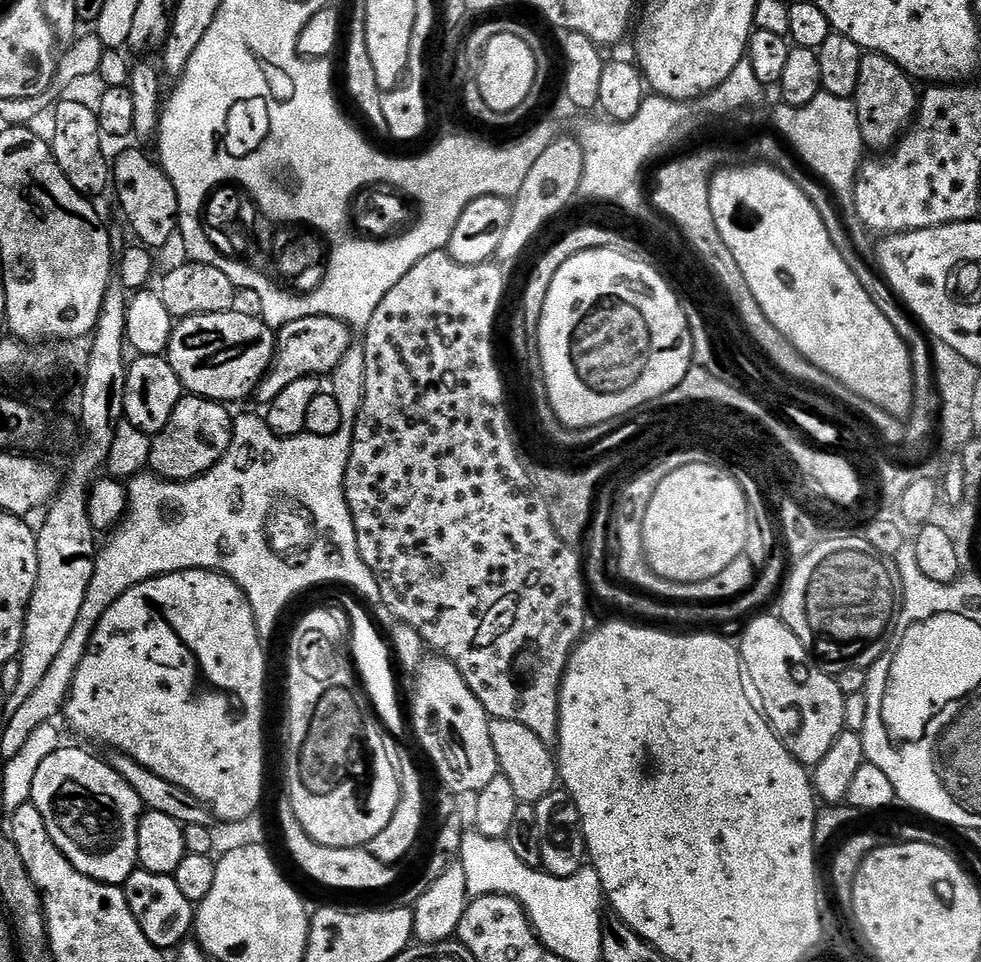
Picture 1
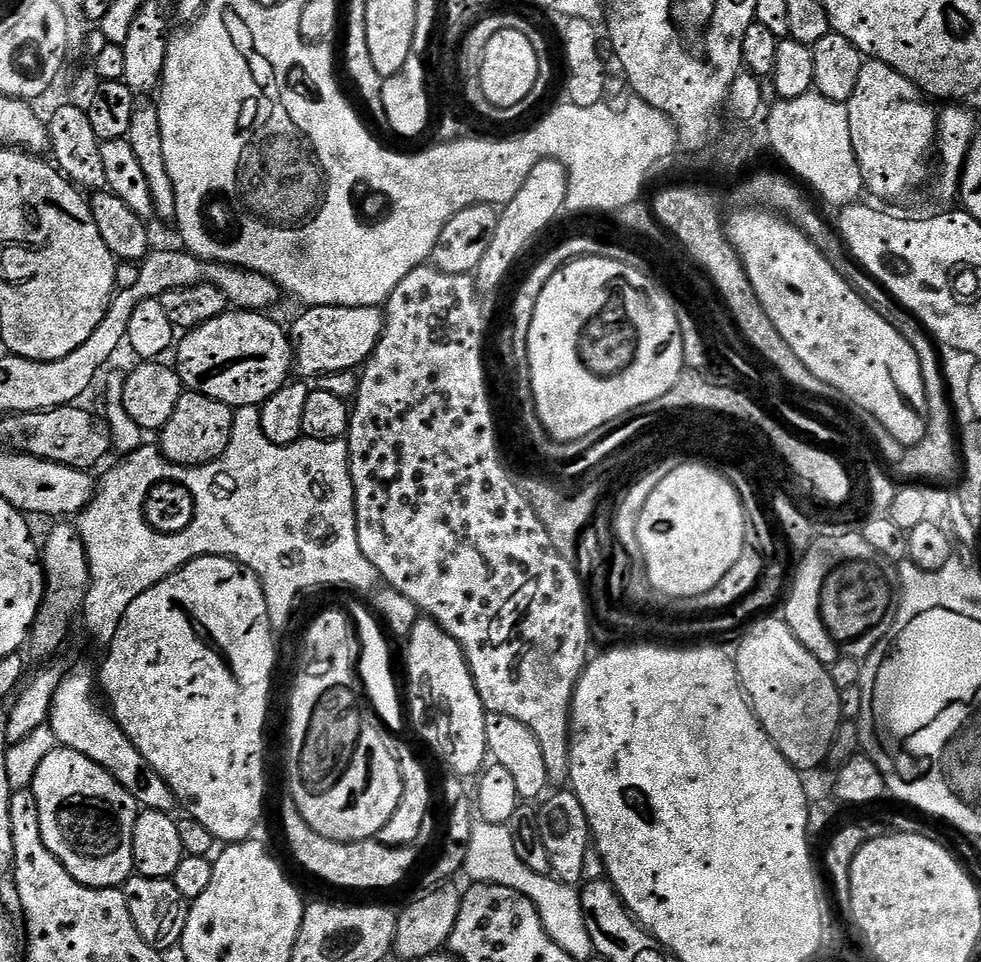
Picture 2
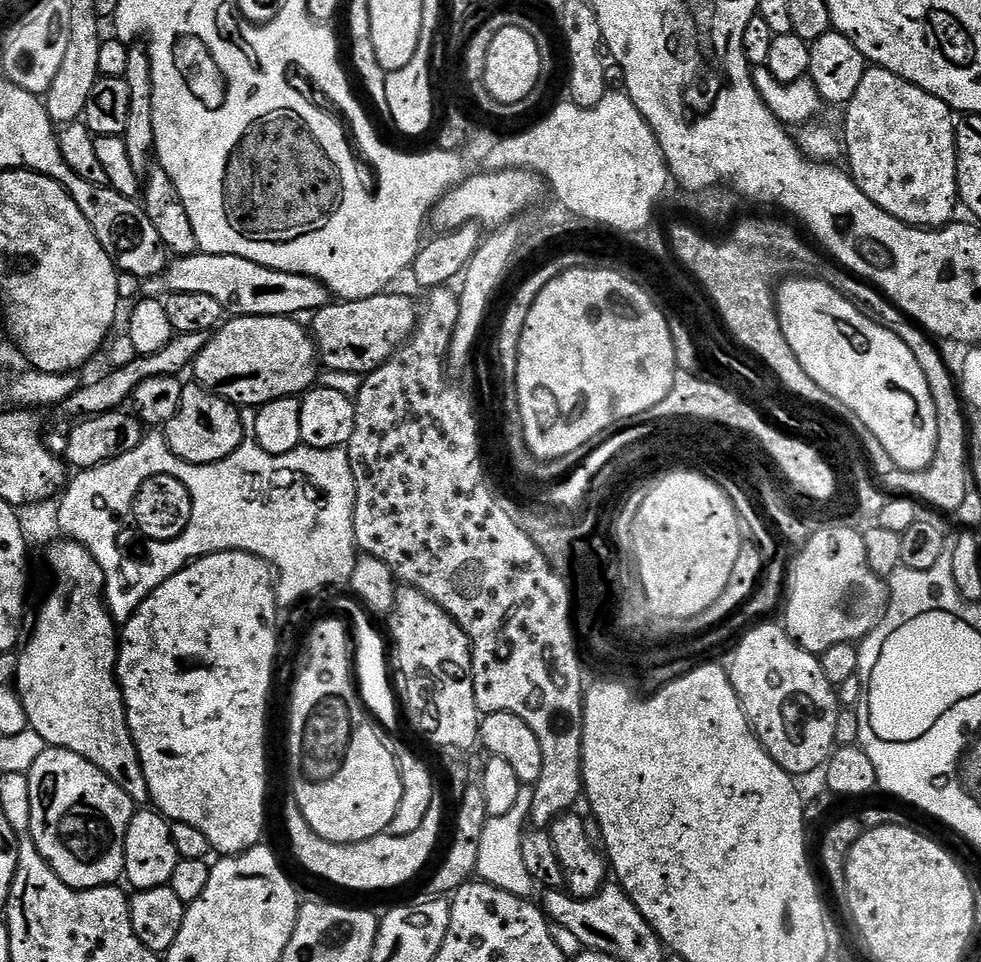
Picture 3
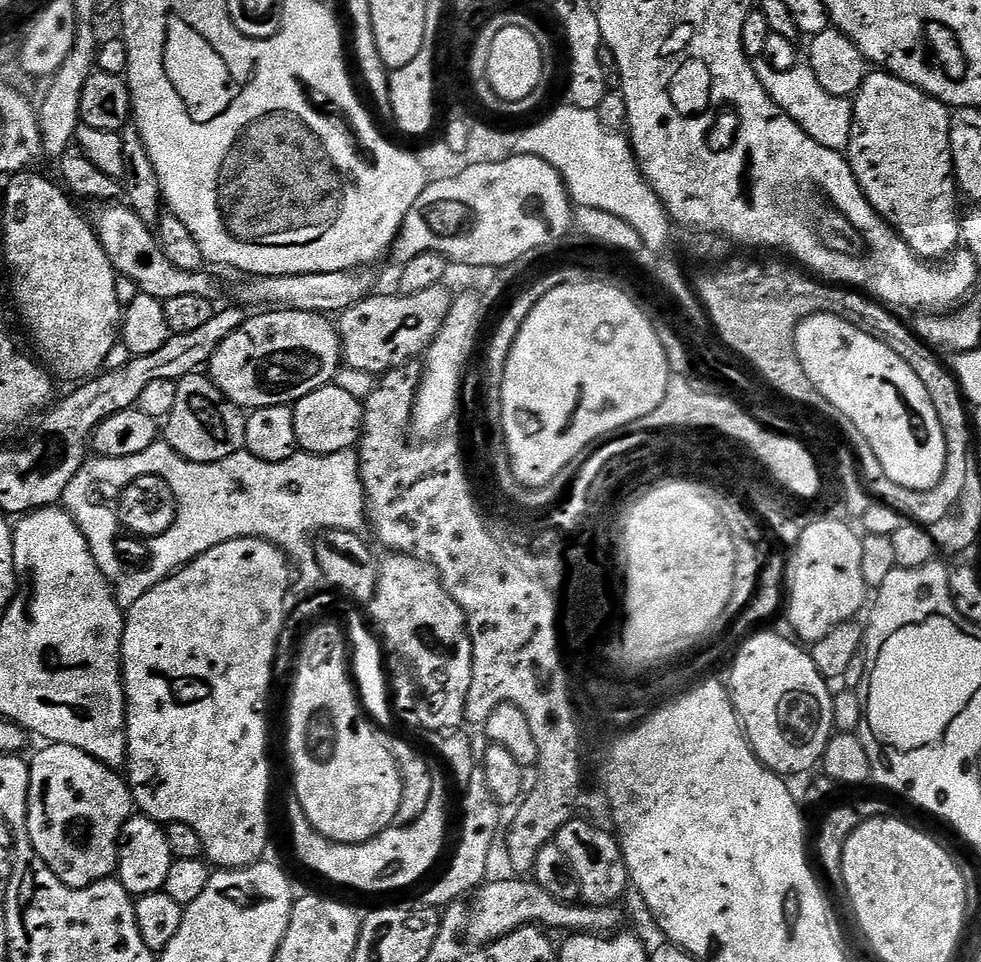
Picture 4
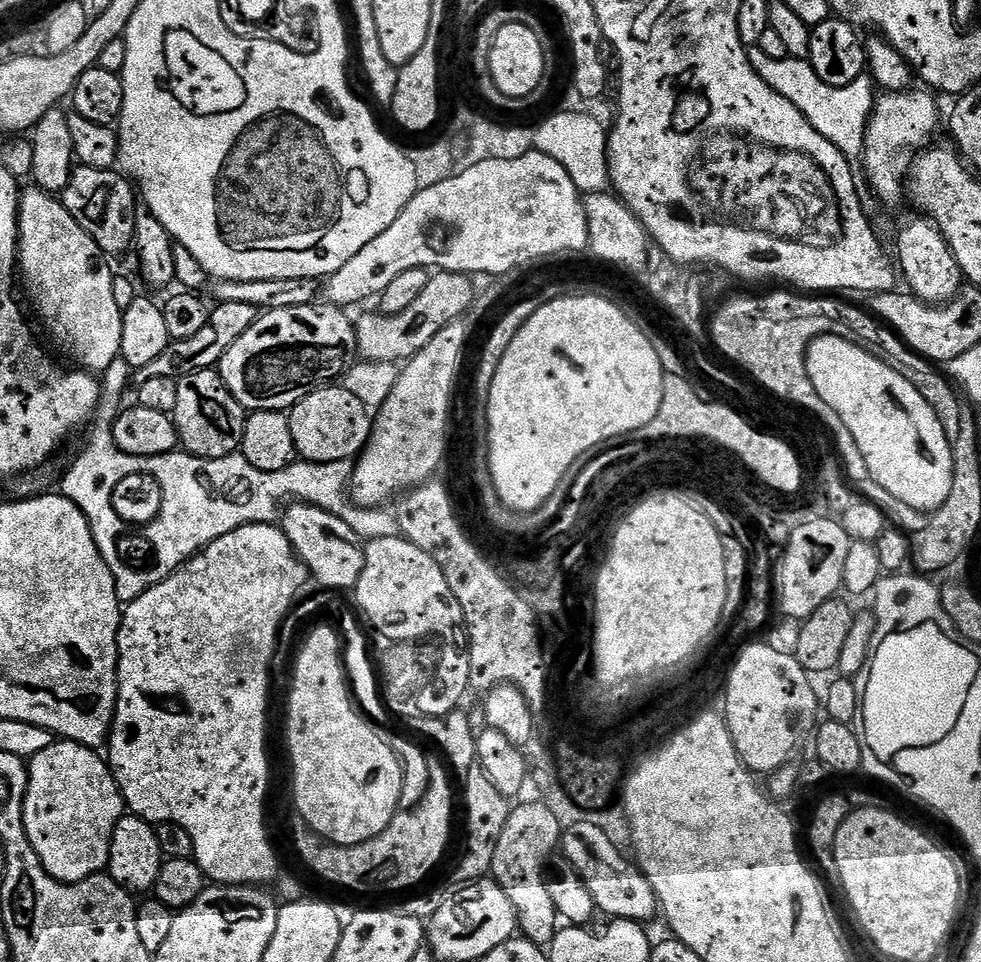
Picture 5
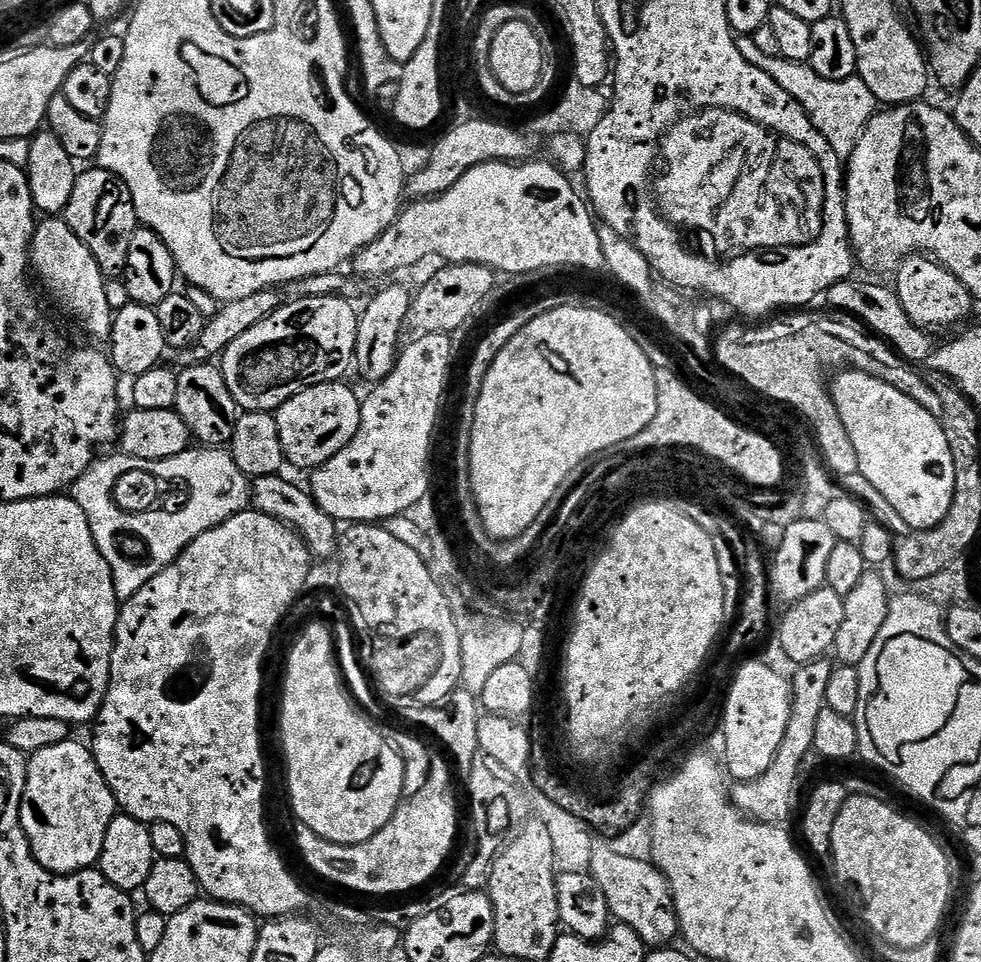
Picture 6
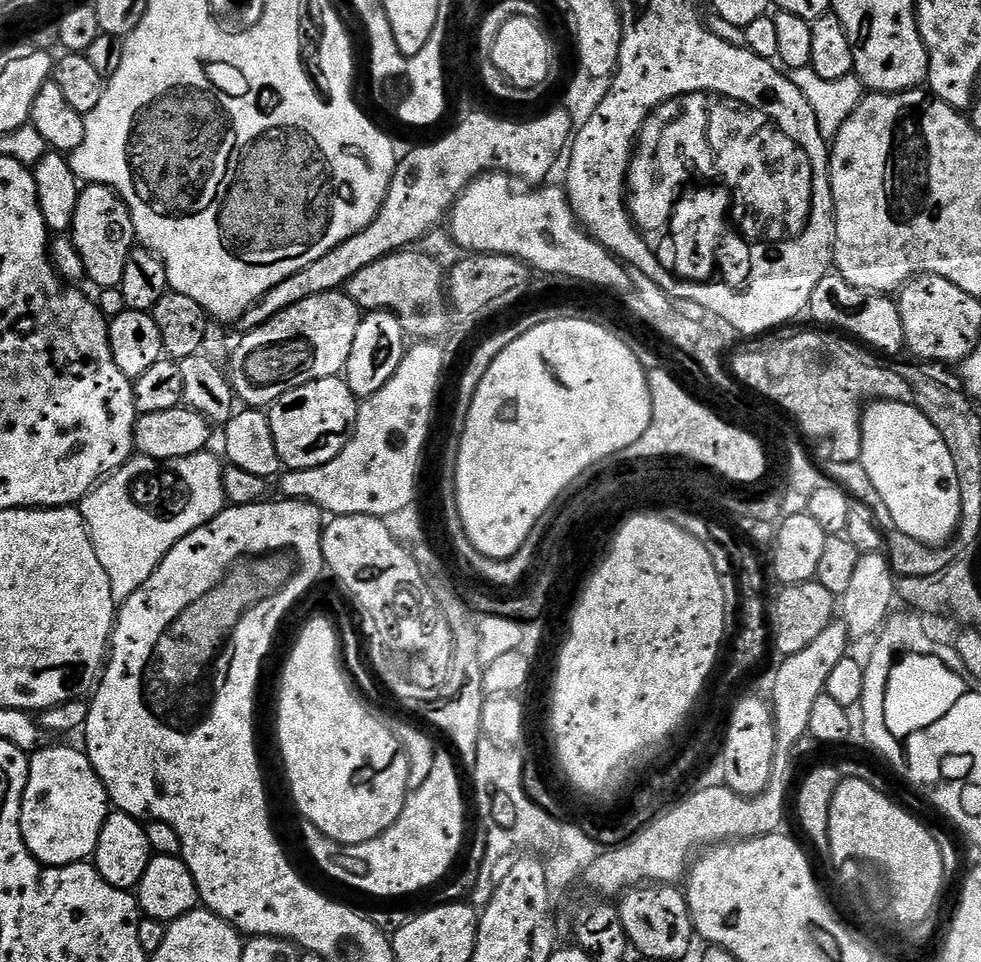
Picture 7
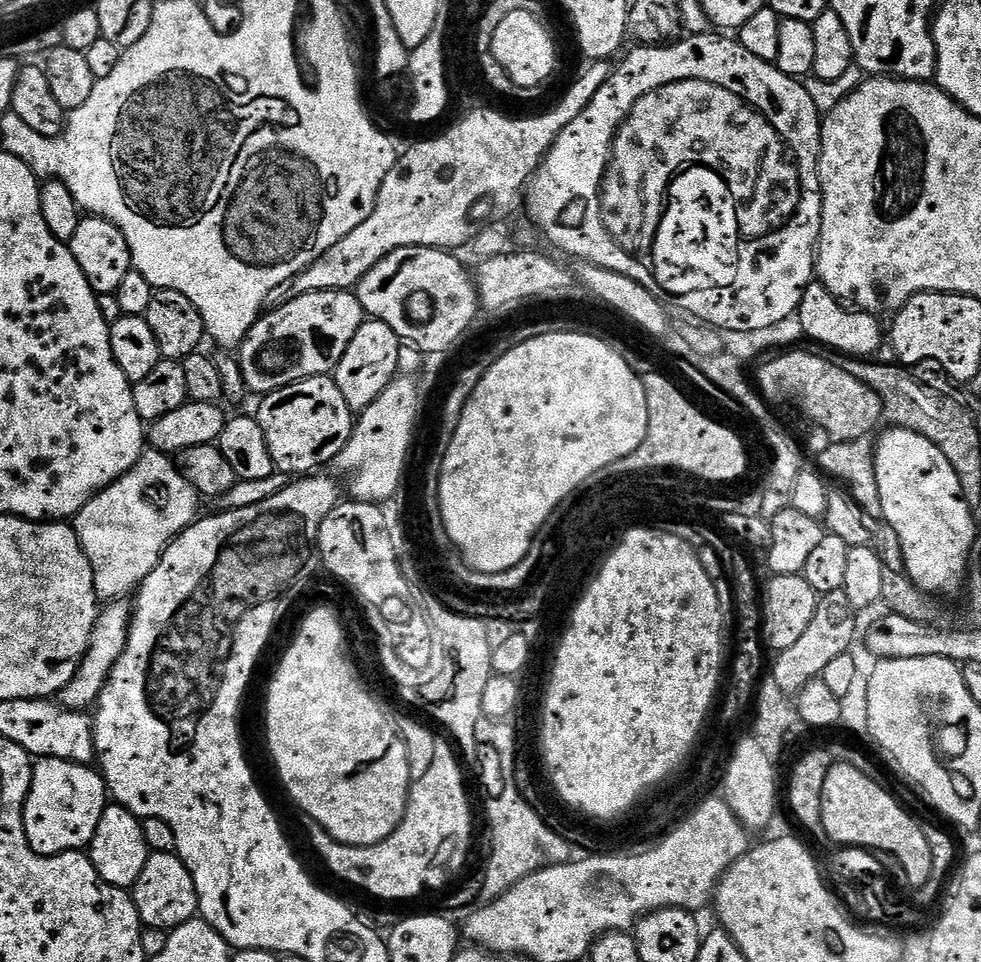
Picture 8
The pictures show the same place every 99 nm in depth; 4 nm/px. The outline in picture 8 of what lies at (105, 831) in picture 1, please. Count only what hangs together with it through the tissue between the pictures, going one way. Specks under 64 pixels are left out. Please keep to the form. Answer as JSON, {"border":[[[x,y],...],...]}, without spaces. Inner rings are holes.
{"border":[[[53,756],[37,759],[32,770],[32,785],[24,803],[24,829],[28,844],[39,856],[57,856],[63,852],[87,849],[94,838],[94,830],[98,830],[98,818],[102,818],[102,810],[109,803],[108,787],[95,767]]]}

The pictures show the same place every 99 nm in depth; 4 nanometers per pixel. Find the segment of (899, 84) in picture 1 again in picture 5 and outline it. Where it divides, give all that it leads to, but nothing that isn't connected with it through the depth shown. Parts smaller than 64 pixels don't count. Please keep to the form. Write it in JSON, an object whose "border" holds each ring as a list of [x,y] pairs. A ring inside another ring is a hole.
{"border":[[[923,90],[924,92],[916,91],[884,92],[877,95],[875,97],[872,116],[868,120],[862,167],[864,166],[864,172],[868,175],[869,186],[880,195],[880,200],[884,204],[896,204],[900,199],[902,201],[905,199],[906,177],[909,168],[912,167],[912,161],[917,153],[927,149],[933,143],[932,135],[935,134],[936,127],[942,124],[942,116],[940,120],[940,108],[936,105],[935,100],[937,97],[928,90]],[[927,218],[908,220],[900,228],[896,236],[898,256],[898,272],[906,283],[907,291],[917,300],[925,300],[928,304],[946,304],[953,300],[961,288],[965,287],[964,272],[958,266],[942,230]]]}

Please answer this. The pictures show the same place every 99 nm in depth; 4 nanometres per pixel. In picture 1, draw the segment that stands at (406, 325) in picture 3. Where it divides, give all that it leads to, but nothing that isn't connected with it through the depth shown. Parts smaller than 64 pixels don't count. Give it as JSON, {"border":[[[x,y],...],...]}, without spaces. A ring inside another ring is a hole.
{"border":[[[311,316],[310,318],[298,318],[289,324],[281,324],[276,332],[276,353],[268,367],[267,374],[260,379],[254,396],[260,399],[264,406],[274,402],[290,382],[298,382],[298,378],[315,376],[327,377],[338,366],[340,359],[353,347],[353,333],[347,324],[343,324],[338,318],[329,316]]]}

